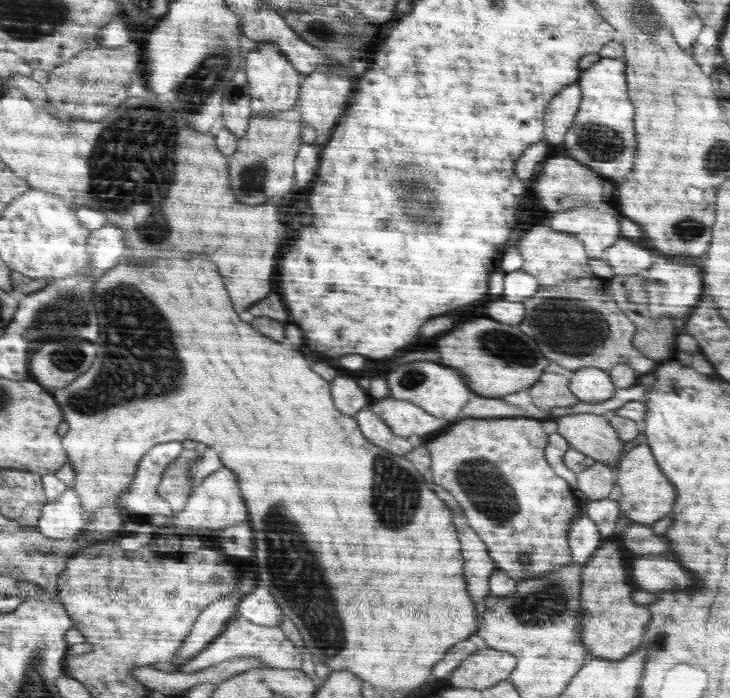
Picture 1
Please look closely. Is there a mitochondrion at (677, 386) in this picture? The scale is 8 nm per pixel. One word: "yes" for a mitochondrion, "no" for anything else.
yes

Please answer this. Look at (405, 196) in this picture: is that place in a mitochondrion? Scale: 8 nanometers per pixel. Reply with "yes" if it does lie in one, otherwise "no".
yes

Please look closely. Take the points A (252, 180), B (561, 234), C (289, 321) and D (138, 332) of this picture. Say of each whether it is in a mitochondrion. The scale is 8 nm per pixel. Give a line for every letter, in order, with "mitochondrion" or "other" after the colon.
A: mitochondrion
B: other
C: other
D: mitochondrion

